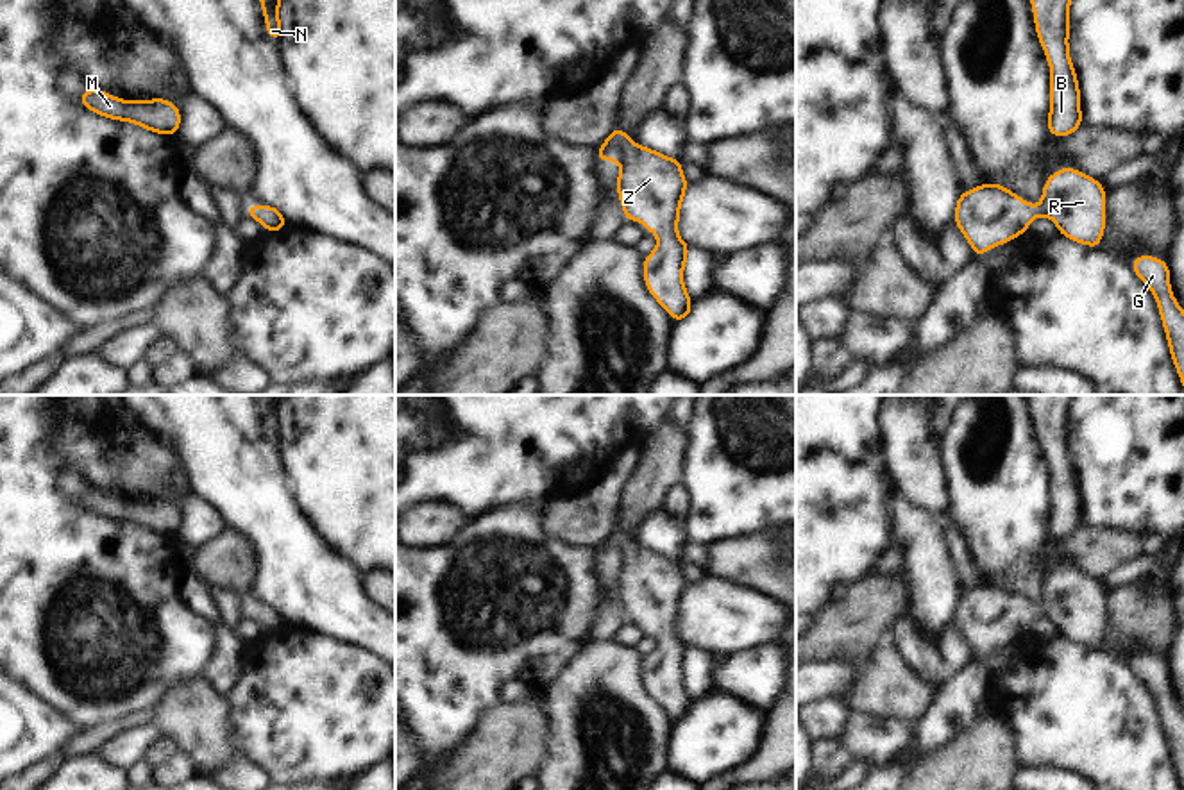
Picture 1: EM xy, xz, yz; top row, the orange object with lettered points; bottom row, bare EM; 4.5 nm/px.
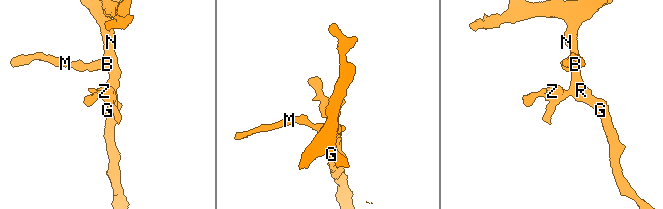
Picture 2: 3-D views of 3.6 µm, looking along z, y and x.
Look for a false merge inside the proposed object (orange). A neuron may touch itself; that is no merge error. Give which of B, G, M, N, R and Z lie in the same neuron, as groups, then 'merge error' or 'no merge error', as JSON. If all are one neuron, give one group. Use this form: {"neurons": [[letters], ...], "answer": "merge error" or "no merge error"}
{"neurons": [["B", "G", "M", "N", "R", "Z"]], "answer": "no merge error"}

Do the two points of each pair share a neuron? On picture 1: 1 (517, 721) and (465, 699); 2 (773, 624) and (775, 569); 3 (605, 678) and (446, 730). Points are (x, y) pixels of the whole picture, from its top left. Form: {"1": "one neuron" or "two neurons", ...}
{"1": "two neurons", "2": "two neurons", "3": "two neurons"}

